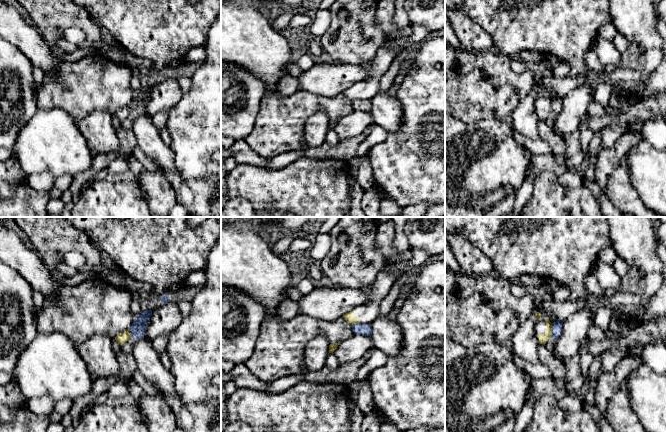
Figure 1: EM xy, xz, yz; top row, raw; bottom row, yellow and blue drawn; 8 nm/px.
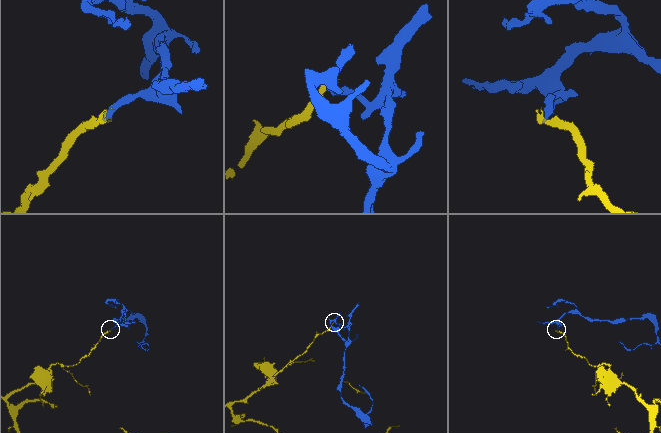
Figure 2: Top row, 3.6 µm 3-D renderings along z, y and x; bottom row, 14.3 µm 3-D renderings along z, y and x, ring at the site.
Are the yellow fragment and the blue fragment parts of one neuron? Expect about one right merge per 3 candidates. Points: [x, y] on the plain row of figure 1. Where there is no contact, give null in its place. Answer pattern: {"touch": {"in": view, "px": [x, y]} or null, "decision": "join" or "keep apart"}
{"touch": {"in": "yz", "px": [551, 106]}, "decision": "keep apart"}

